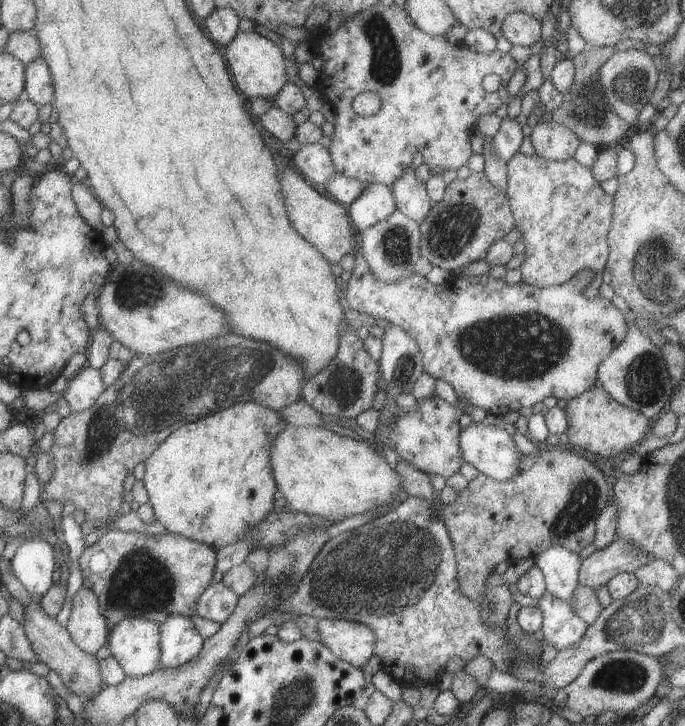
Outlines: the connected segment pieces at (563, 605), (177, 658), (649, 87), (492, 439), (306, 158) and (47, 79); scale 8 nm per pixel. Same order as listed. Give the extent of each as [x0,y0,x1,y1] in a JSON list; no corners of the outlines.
[[538,592,588,651],[159,615,205,669],[596,46,659,126],[459,420,523,482],[294,143,337,189],[25,56,55,108]]

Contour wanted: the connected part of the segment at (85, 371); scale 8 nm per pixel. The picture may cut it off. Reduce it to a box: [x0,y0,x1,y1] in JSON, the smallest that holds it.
[62,366,105,412]

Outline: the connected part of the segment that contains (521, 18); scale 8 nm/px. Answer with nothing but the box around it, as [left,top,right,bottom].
[502,12,541,47]

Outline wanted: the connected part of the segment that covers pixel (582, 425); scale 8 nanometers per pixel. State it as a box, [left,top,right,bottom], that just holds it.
[565,384,652,462]

